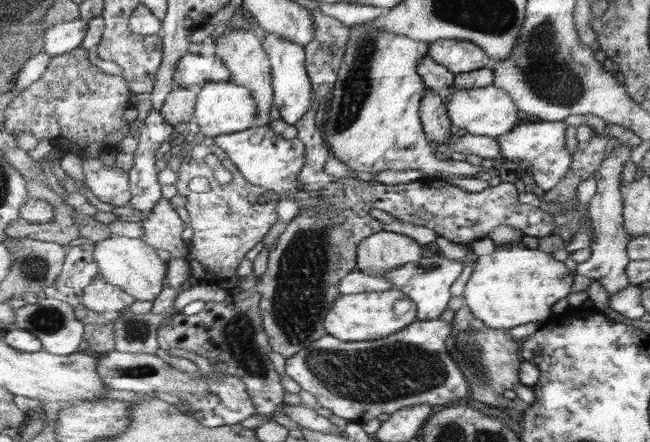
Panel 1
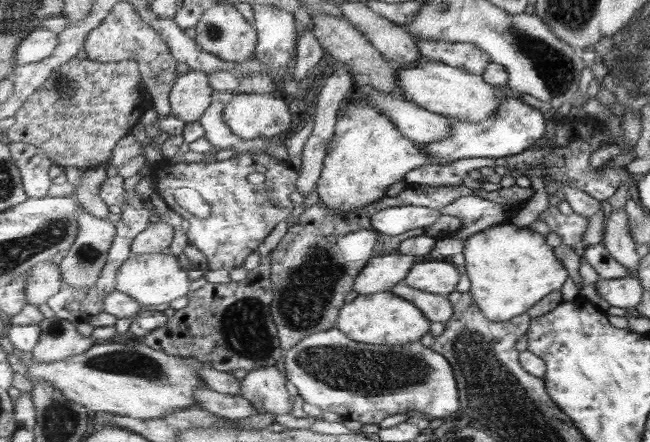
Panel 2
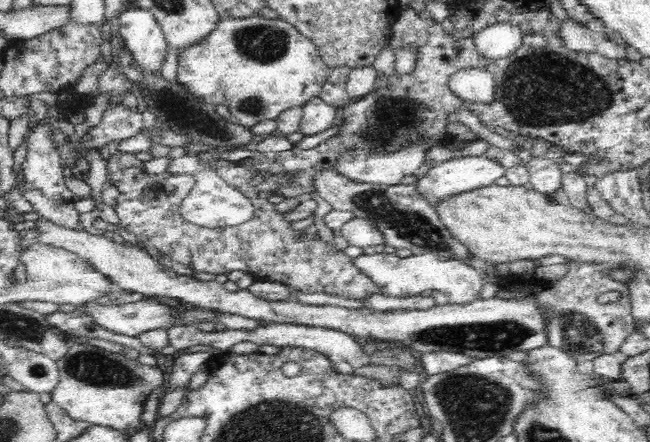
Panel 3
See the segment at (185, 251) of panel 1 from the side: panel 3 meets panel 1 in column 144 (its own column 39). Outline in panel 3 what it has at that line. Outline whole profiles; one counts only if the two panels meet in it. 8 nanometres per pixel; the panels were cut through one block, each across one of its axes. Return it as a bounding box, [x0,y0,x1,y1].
[38,219,546,358]

